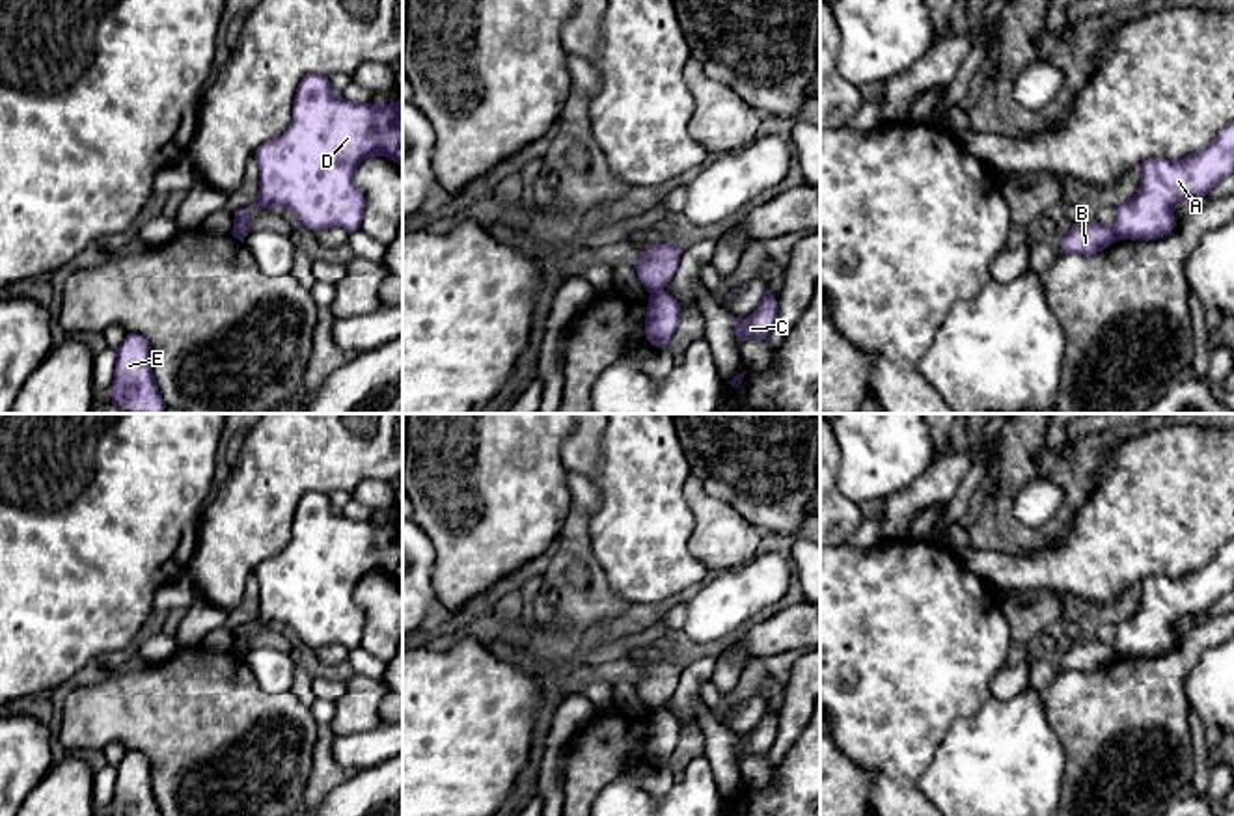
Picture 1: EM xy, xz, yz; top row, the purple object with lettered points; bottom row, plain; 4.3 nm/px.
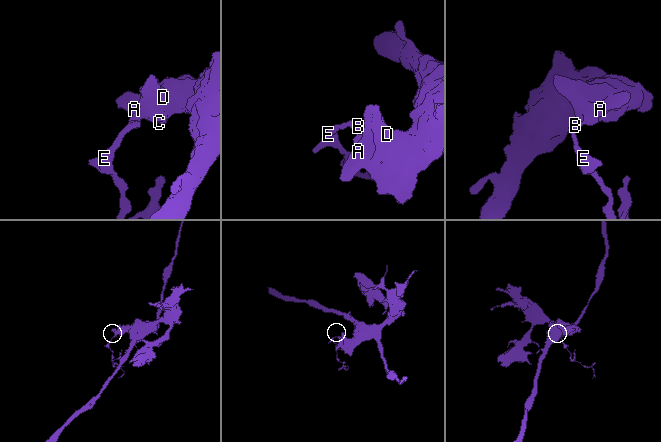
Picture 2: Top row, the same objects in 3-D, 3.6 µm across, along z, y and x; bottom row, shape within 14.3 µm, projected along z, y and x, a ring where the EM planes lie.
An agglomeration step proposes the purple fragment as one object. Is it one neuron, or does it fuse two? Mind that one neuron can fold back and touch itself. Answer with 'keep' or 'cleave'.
cleave

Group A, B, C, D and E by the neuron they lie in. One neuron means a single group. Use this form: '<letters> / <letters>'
A C D / B E

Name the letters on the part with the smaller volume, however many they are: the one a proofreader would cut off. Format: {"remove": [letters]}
{"remove": ["B", "E"]}

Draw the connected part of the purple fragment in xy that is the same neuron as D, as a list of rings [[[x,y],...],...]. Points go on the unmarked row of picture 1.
[[[308,492],[296,505],[287,548],[255,568],[259,611],[250,624],[283,624],[313,650],[337,643],[350,652],[360,646],[365,624],[354,589],[369,574],[386,574],[403,585],[403,516],[390,522],[350,520],[332,507],[328,494]]]

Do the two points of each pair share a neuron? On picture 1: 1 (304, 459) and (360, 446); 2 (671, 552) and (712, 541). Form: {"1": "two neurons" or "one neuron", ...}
{"1": "one neuron", "2": "two neurons"}

